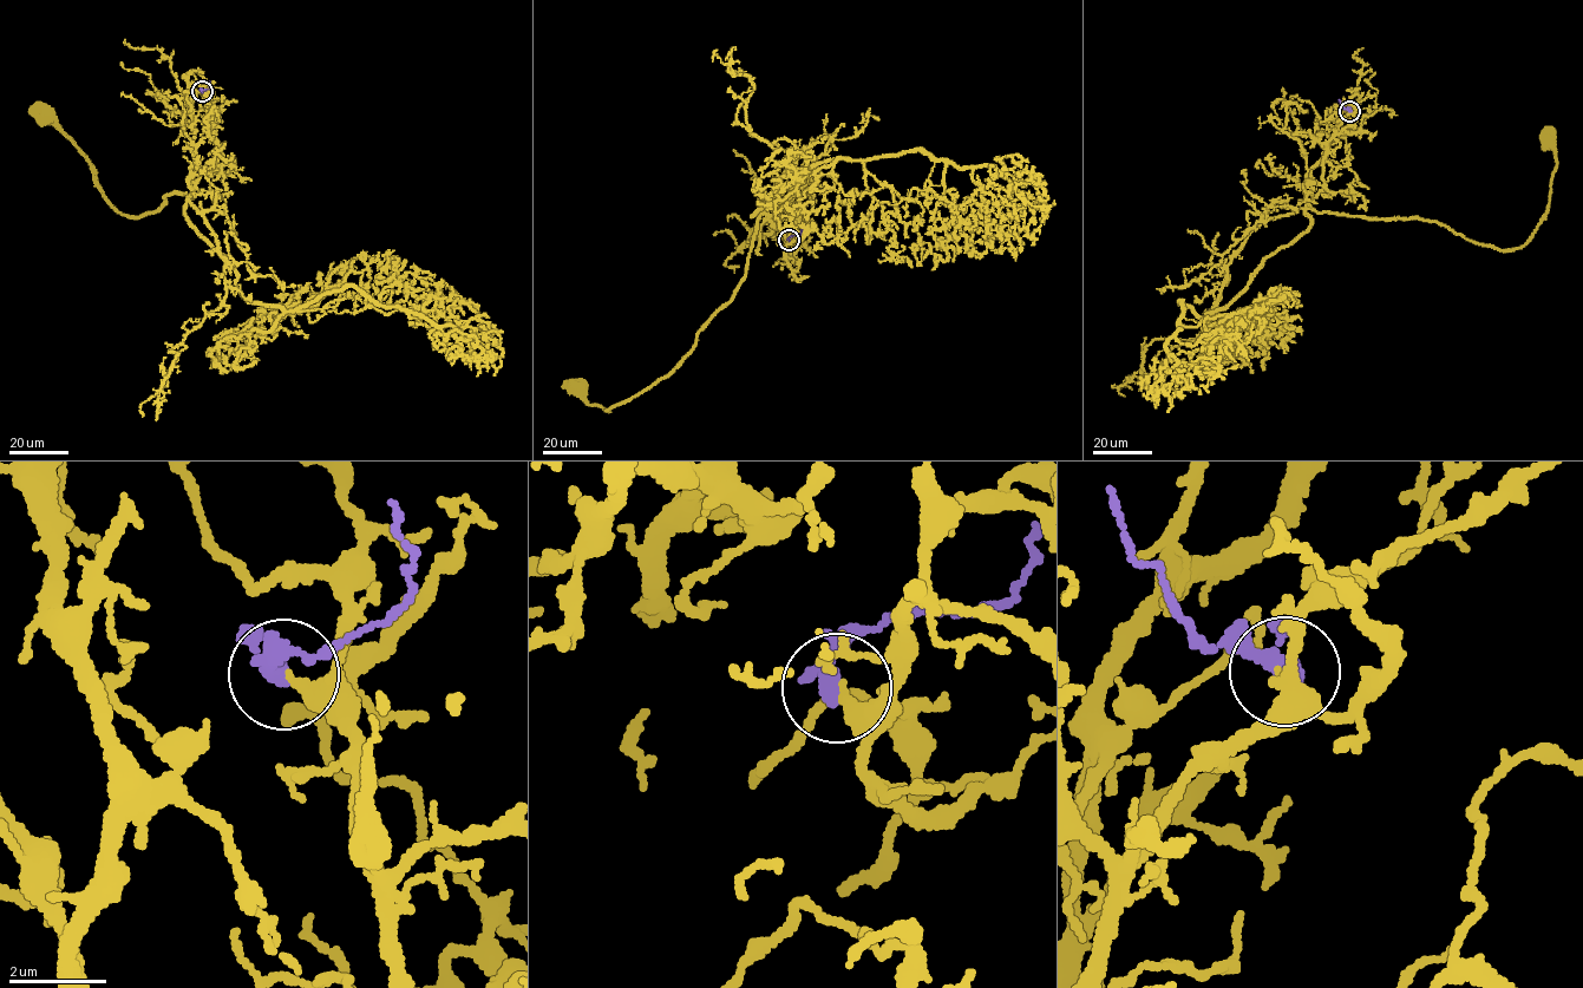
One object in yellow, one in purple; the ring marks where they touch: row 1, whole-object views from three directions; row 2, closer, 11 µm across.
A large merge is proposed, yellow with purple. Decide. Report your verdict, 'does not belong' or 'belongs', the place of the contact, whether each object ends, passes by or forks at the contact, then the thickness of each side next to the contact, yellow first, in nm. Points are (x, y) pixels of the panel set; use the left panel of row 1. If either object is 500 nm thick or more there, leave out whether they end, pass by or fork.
belongs; place (202, 91); yellow ends; purple passes by; calibres 360 and 280 nm

